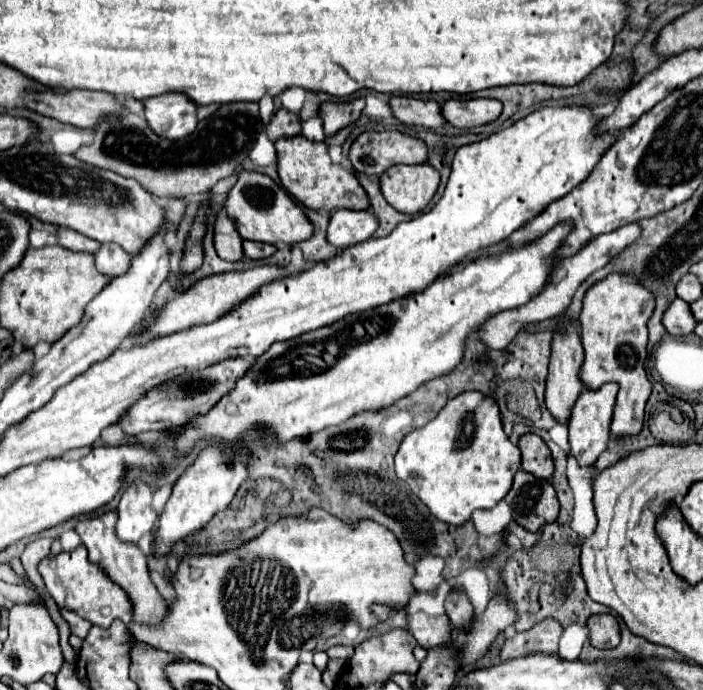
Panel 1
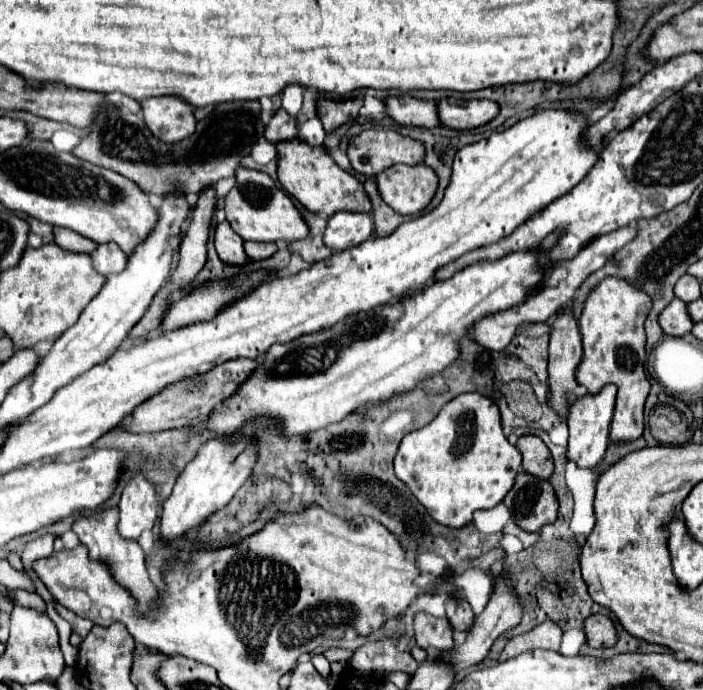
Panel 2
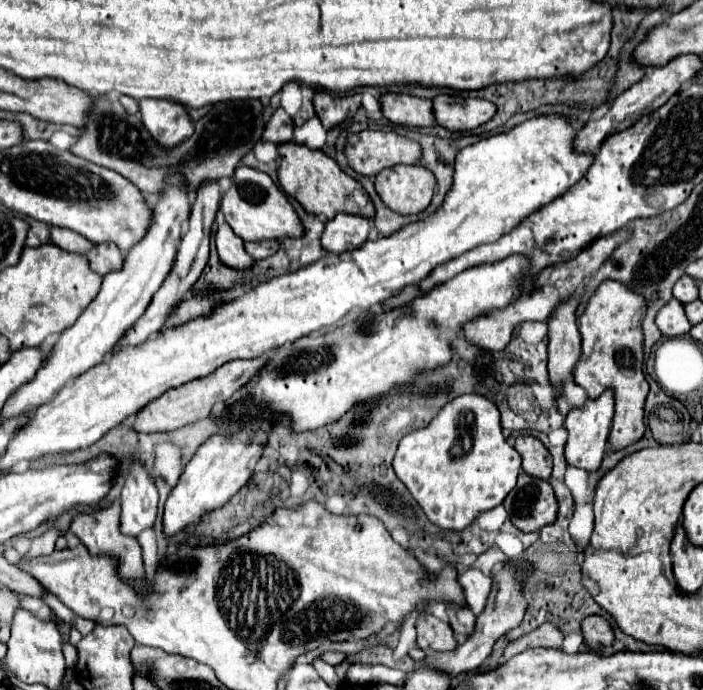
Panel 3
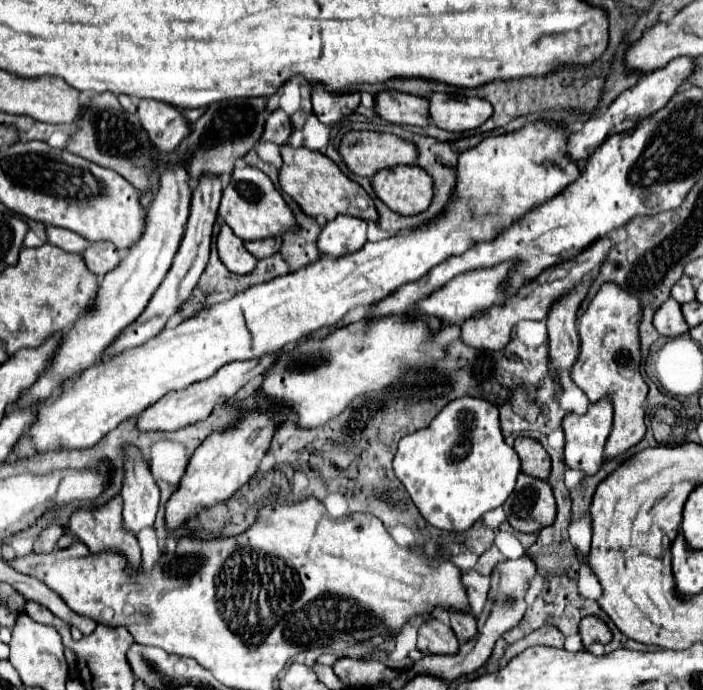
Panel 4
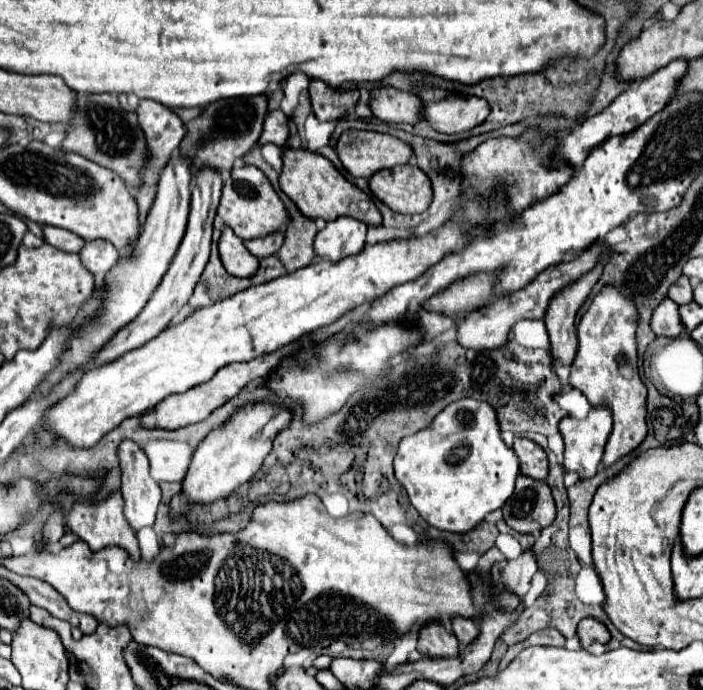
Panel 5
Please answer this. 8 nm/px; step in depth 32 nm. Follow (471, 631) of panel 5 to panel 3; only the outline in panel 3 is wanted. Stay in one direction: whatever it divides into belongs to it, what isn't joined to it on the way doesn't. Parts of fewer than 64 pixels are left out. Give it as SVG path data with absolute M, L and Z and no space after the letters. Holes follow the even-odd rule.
M446 606L448 610L448 618L450 618L450 626L456 634L462 634L462 636L470 636L474 632L474 622L476 622L476 616L472 614L472 610L466 606L458 608L458 606Z

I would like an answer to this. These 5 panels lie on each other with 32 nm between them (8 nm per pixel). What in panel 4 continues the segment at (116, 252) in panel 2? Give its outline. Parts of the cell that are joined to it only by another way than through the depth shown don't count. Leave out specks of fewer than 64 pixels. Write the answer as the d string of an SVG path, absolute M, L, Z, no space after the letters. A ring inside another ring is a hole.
M90 242L88 250L82 252L82 258L84 258L88 270L92 274L96 274L98 278L102 278L112 268L116 268L120 262L120 254L118 254L116 246L108 244L108 242Z

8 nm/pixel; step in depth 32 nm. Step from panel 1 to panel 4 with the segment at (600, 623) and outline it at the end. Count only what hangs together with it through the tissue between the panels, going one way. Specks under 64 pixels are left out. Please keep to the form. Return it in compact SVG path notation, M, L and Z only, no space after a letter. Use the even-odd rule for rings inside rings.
M588 616L588 618L584 618L580 622L580 636L582 636L584 648L588 648L594 642L608 644L612 640L612 634L610 634L608 626L600 618L596 618L596 616Z

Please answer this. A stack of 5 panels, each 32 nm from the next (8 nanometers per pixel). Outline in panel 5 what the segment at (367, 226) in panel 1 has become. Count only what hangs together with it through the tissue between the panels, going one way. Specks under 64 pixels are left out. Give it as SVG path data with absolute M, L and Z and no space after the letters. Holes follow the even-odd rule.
M336 218L326 224L314 238L314 252L318 258L338 262L344 256L354 256L364 248L366 226L356 218Z

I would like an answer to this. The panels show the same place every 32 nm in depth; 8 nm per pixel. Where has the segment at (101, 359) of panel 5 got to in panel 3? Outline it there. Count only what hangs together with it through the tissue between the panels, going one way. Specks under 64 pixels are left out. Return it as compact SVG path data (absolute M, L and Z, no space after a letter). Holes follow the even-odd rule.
M218 182L212 184L200 184L200 188L196 190L196 200L192 204L192 212L190 212L190 220L188 220L188 230L180 242L172 272L168 274L168 280L164 280L164 284L160 286L160 292L156 292L156 296L152 298L152 304L148 306L148 312L144 312L144 316L140 316L140 320L136 320L136 324L132 324L132 328L128 328L128 336L124 336L124 344L120 344L120 348L124 346L136 346L142 344L144 340L148 340L152 334L160 332L168 320L168 316L174 312L174 308L186 300L192 292L192 286L196 284L196 280L200 278L206 262L208 262L208 252L210 252L210 232L212 232L212 224L218 212L218 204L220 204L220 188Z

